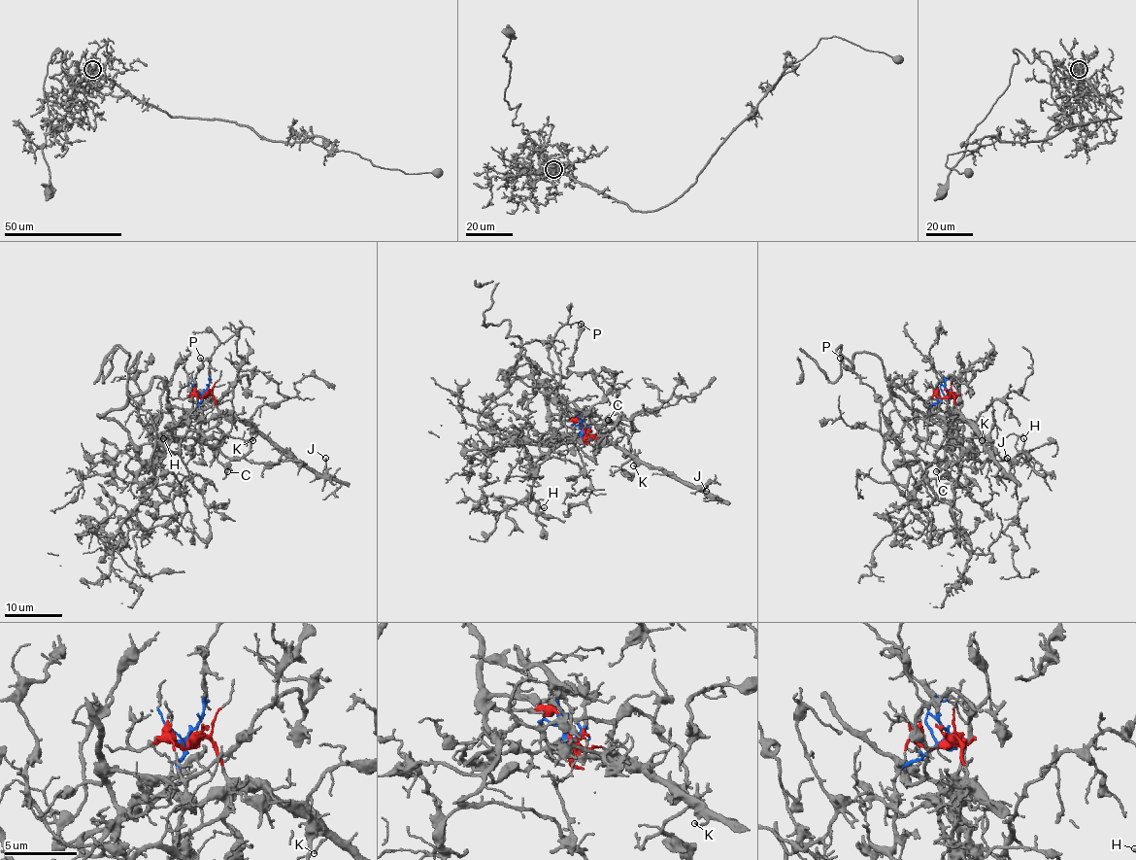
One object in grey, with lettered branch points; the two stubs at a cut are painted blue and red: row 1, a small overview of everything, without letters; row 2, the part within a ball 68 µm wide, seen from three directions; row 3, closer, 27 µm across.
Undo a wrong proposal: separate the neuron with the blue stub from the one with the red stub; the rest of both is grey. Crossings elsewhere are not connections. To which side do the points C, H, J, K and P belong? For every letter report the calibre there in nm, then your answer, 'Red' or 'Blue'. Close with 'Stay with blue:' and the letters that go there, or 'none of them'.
C: Thickness 260 nm. Red
H: Thickness 100 nm. Blue
J: Thickness 120 nm. Red
K: Thickness 130 nm. Red
P: Thickness 130 nm. Blue
Stay with blue: H, P

